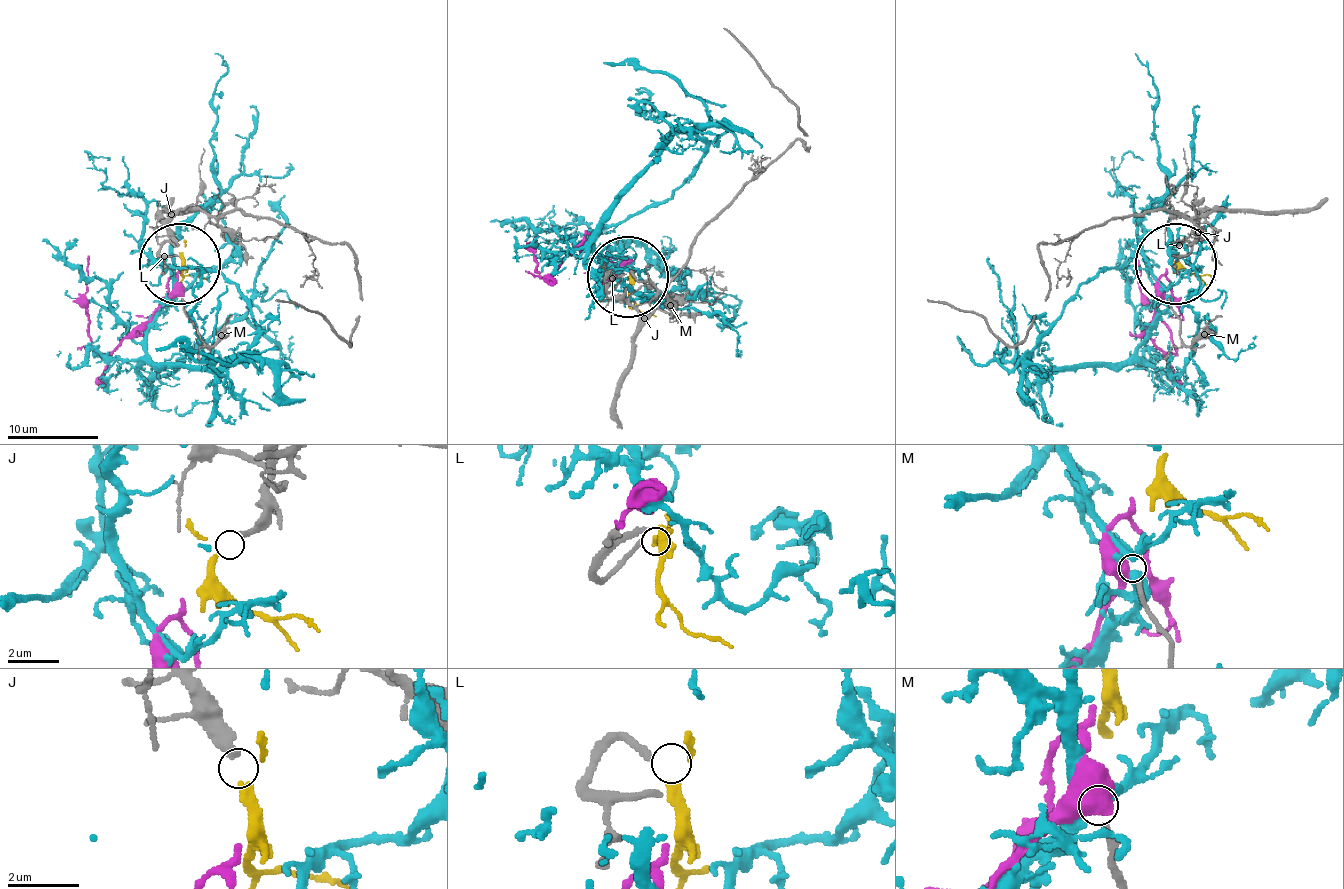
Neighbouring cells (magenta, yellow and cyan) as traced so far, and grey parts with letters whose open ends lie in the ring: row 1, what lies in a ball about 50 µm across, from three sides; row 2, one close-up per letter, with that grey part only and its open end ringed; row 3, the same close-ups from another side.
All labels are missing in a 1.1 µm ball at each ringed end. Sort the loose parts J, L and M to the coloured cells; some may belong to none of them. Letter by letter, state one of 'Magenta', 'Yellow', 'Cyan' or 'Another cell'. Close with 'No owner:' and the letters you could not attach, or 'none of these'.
J: Yellow
L: Another cell
M: Another cell
No owner: L, M

